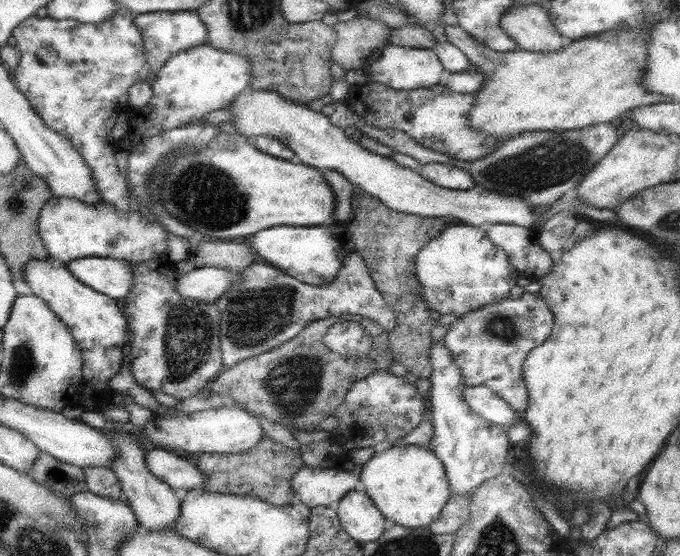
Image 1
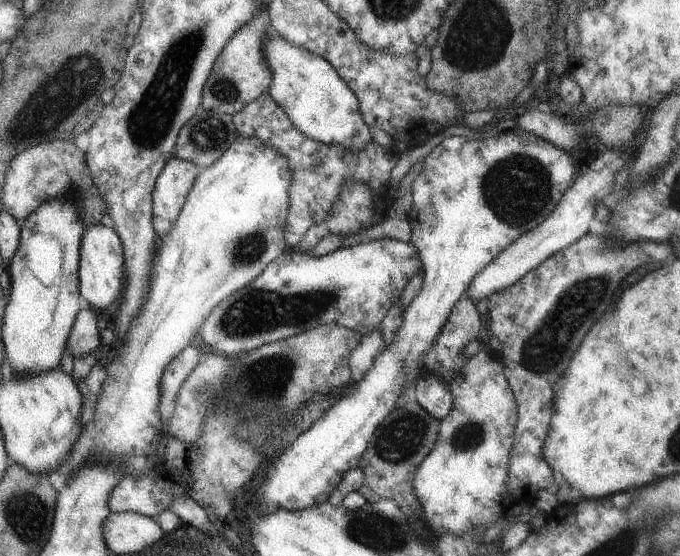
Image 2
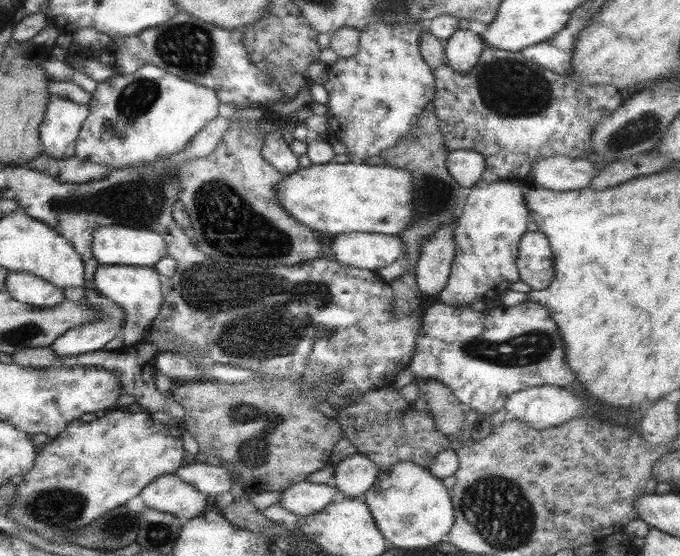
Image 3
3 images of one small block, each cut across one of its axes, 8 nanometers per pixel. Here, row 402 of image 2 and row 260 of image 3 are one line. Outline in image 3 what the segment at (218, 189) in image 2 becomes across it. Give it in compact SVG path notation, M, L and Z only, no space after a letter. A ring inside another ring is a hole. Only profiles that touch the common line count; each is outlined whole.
M100 226L92 234L91 249L102 265L154 267L167 256L165 238L153 231L126 226Z

